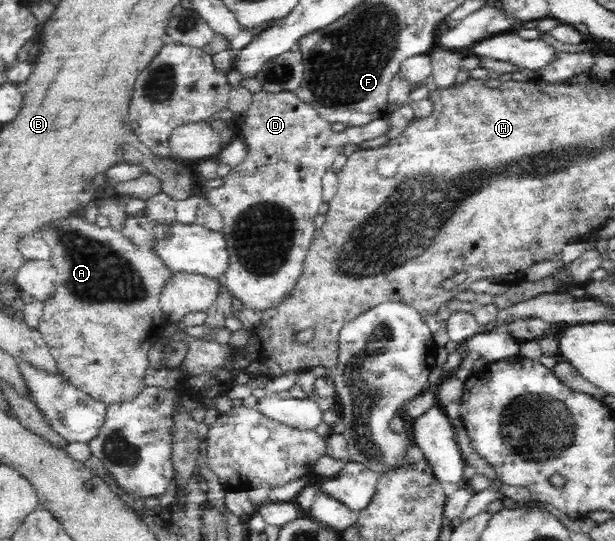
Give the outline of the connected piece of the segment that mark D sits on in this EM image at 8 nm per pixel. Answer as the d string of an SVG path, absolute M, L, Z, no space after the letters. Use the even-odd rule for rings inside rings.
M260 90L253 93L250 107L239 117L236 127L238 137L244 140L248 153L240 165L230 169L220 187L206 190L205 198L223 216L223 228L227 249L227 268L223 283L233 296L242 300L244 307L256 312L277 304L290 289L294 289L307 247L312 243L315 216L323 203L324 173L332 167L342 150L371 139L384 136L392 129L390 114L363 126L347 127L342 133L335 132L331 123L310 103L304 103L294 91L270 93Z

